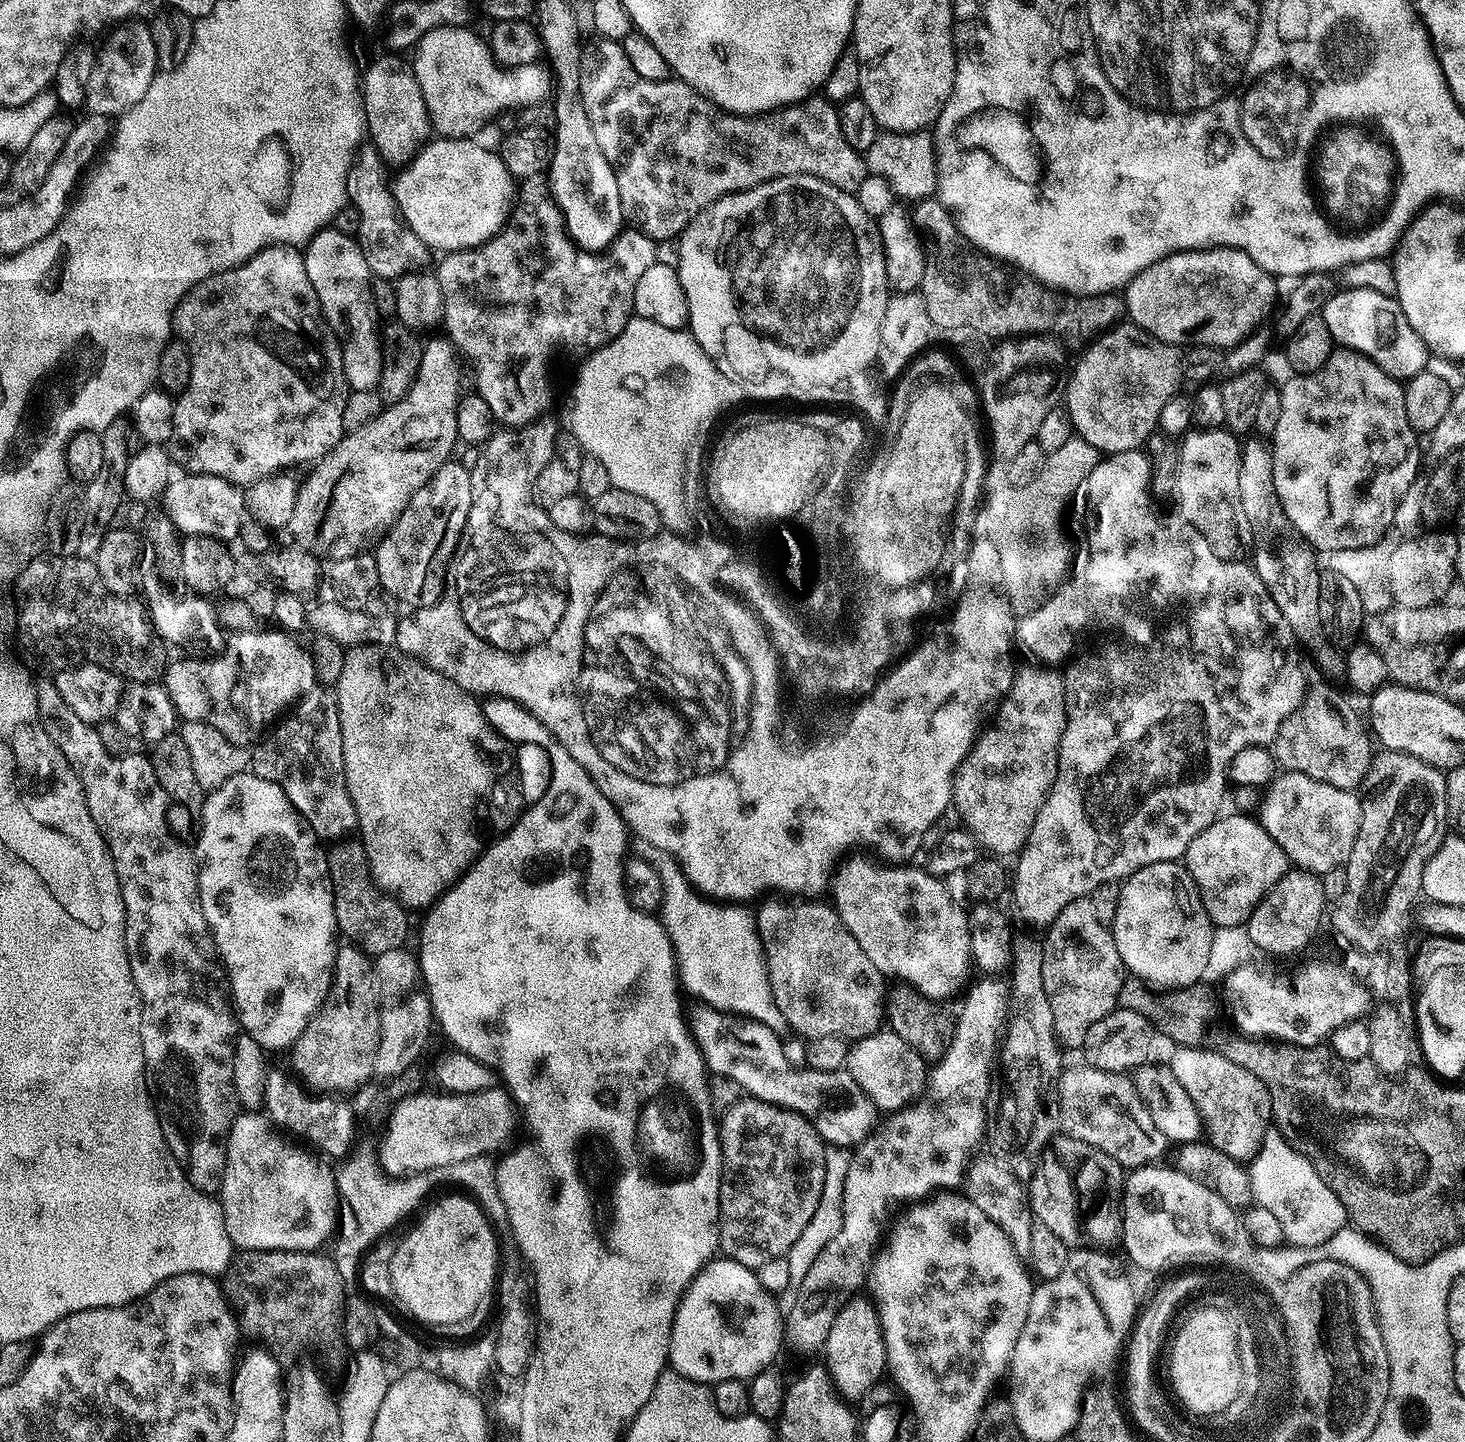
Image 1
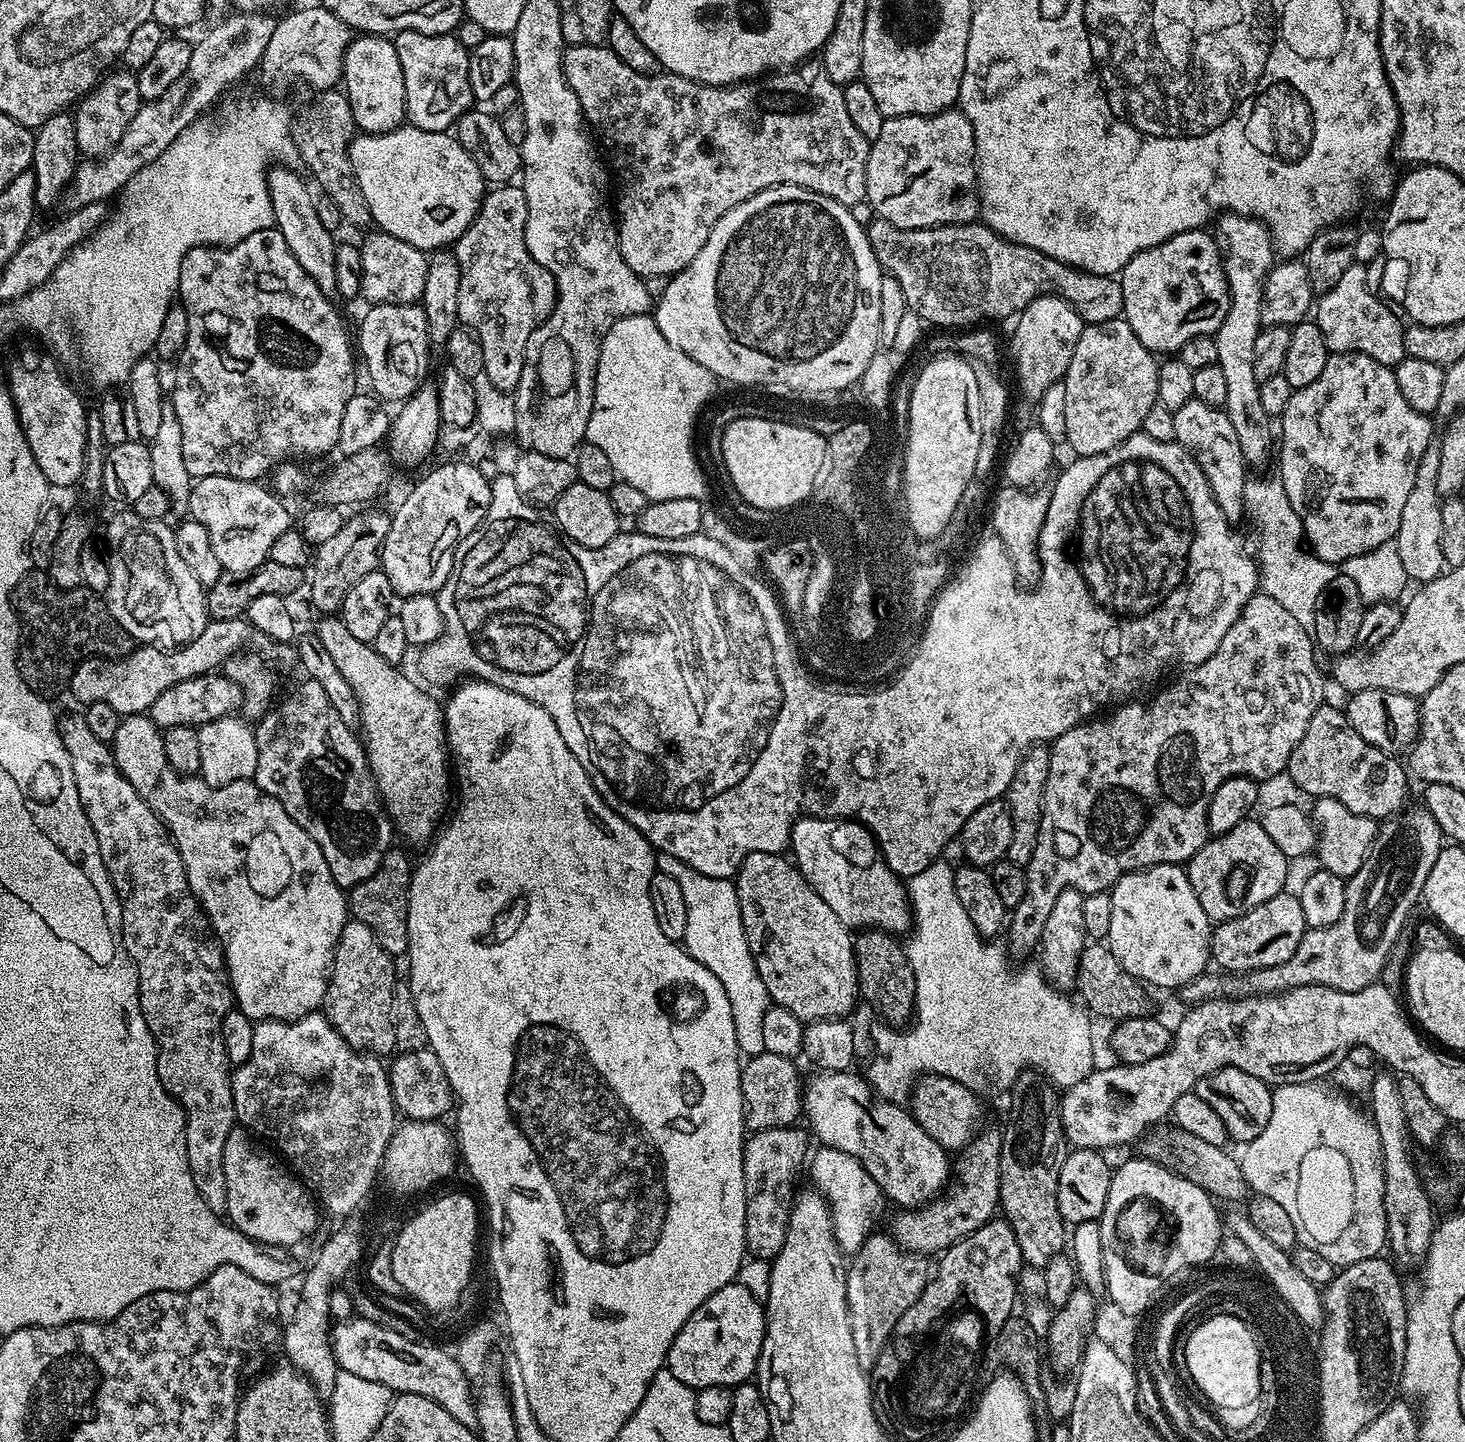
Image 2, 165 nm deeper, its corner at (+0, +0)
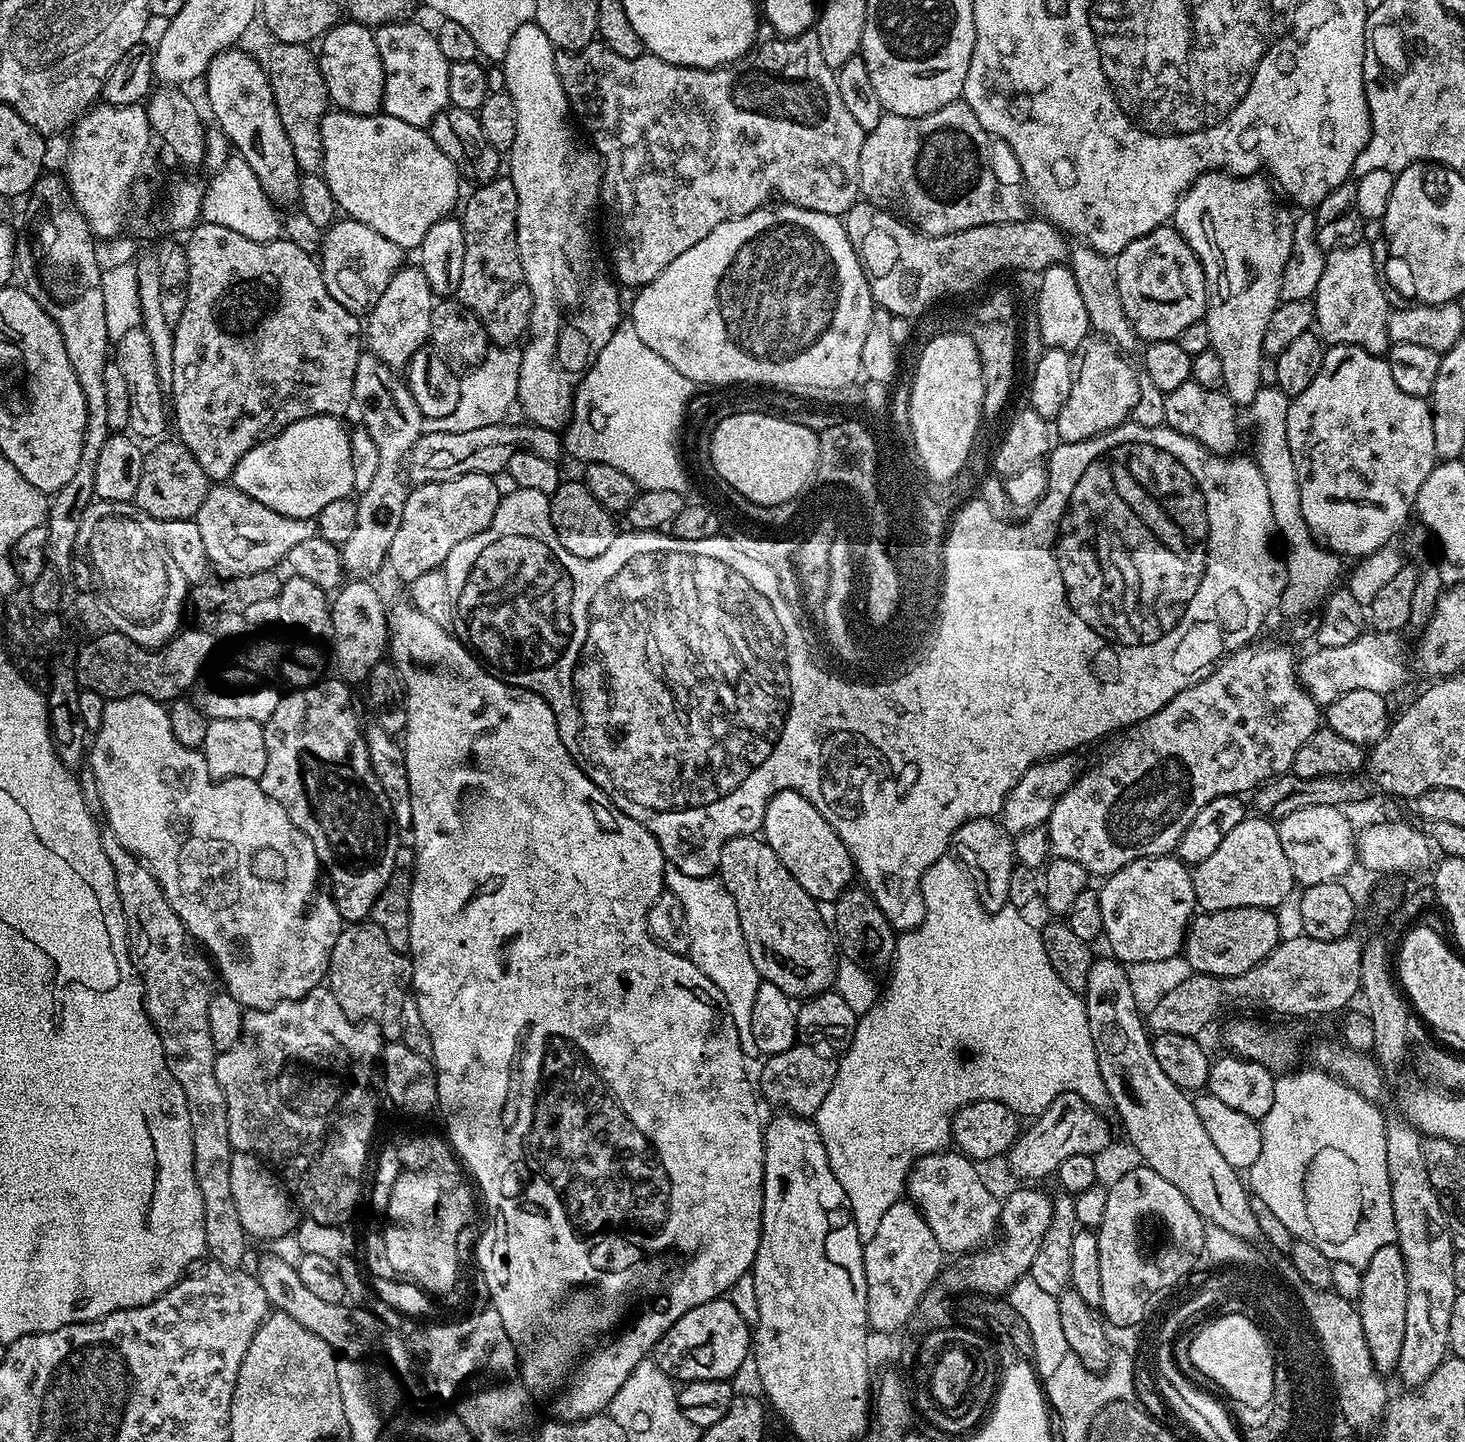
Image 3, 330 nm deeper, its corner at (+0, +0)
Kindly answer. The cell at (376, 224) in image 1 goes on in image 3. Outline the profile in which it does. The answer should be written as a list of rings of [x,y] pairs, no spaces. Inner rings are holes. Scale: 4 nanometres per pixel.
[[[276,42],[271,45],[266,68],[272,81],[272,93],[276,96],[276,109],[282,118],[286,138],[290,138],[290,146],[294,146],[294,158],[301,173],[319,173],[324,162],[320,123],[330,111],[330,101],[317,53],[307,44]]]

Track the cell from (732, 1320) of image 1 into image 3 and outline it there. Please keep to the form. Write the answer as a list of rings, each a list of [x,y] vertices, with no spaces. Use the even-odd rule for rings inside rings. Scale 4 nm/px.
[[[721,1298],[706,1302],[702,1306],[694,1306],[694,1310],[686,1310],[686,1314],[682,1314],[682,1318],[678,1318],[678,1322],[674,1322],[674,1326],[670,1326],[670,1330],[666,1330],[666,1334],[662,1334],[662,1338],[656,1343],[654,1359],[657,1366],[677,1382],[689,1380],[731,1381],[732,1375],[743,1366],[744,1359],[747,1356],[749,1359],[753,1348],[754,1332],[746,1322],[746,1318],[742,1318],[742,1314],[738,1314],[731,1299]]]

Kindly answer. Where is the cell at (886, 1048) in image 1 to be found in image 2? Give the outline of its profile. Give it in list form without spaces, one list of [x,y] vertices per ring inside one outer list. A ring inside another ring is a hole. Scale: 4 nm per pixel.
[[[922,1076],[916,1081],[910,1097],[910,1114],[946,1150],[962,1150],[981,1131],[984,1108],[973,1089],[945,1076]]]

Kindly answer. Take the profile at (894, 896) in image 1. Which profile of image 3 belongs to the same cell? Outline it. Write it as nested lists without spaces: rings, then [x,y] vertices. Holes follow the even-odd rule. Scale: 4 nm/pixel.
[[[777,792],[766,806],[762,839],[778,854],[782,866],[794,874],[798,886],[817,902],[835,902],[854,880],[854,865],[848,848],[838,834],[818,814],[814,805],[797,792]]]

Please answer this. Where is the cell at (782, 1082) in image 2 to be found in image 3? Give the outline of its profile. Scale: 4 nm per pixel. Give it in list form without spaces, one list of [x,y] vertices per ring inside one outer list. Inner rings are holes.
[[[797,1042],[792,1048],[783,1050],[764,1060],[764,1069],[760,1072],[758,1092],[776,1107],[776,1110],[791,1112],[793,1116],[815,1117],[818,1106],[822,1106],[830,1086],[834,1086],[837,1061],[827,1060],[819,1047],[808,1042]]]

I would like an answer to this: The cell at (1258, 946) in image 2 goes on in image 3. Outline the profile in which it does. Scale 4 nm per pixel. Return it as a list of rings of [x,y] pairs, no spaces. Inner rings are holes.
[[[1231,908],[1217,912],[1201,911],[1193,916],[1188,926],[1188,935],[1184,937],[1183,959],[1192,968],[1193,973],[1216,977],[1236,977],[1246,970],[1258,967],[1271,954],[1282,939],[1280,920],[1270,908]]]

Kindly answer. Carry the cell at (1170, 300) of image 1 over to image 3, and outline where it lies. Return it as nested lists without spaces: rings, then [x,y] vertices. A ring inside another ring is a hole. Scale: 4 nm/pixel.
[[[1165,226],[1130,242],[1115,257],[1116,281],[1126,318],[1141,341],[1175,340],[1186,326],[1208,315],[1208,279],[1199,258],[1177,232]]]

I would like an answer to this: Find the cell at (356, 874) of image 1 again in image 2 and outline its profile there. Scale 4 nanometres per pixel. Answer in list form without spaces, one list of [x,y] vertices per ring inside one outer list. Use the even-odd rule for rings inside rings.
[[[393,846],[382,858],[376,873],[361,884],[355,884],[347,897],[348,907],[354,919],[370,926],[370,930],[374,930],[374,938],[378,938],[378,943],[382,945],[382,950],[389,952],[393,958],[403,957],[408,951],[408,891],[413,867],[413,861],[408,861],[407,854],[399,846]]]

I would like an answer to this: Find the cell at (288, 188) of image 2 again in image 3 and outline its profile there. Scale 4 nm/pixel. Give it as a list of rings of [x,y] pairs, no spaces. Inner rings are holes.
[[[239,47],[227,48],[210,62],[202,77],[208,91],[208,108],[216,119],[219,131],[224,133],[229,145],[254,170],[262,190],[269,200],[283,206],[300,194],[301,171],[294,158],[294,146],[286,138],[282,118],[276,109],[276,96],[265,65]]]

